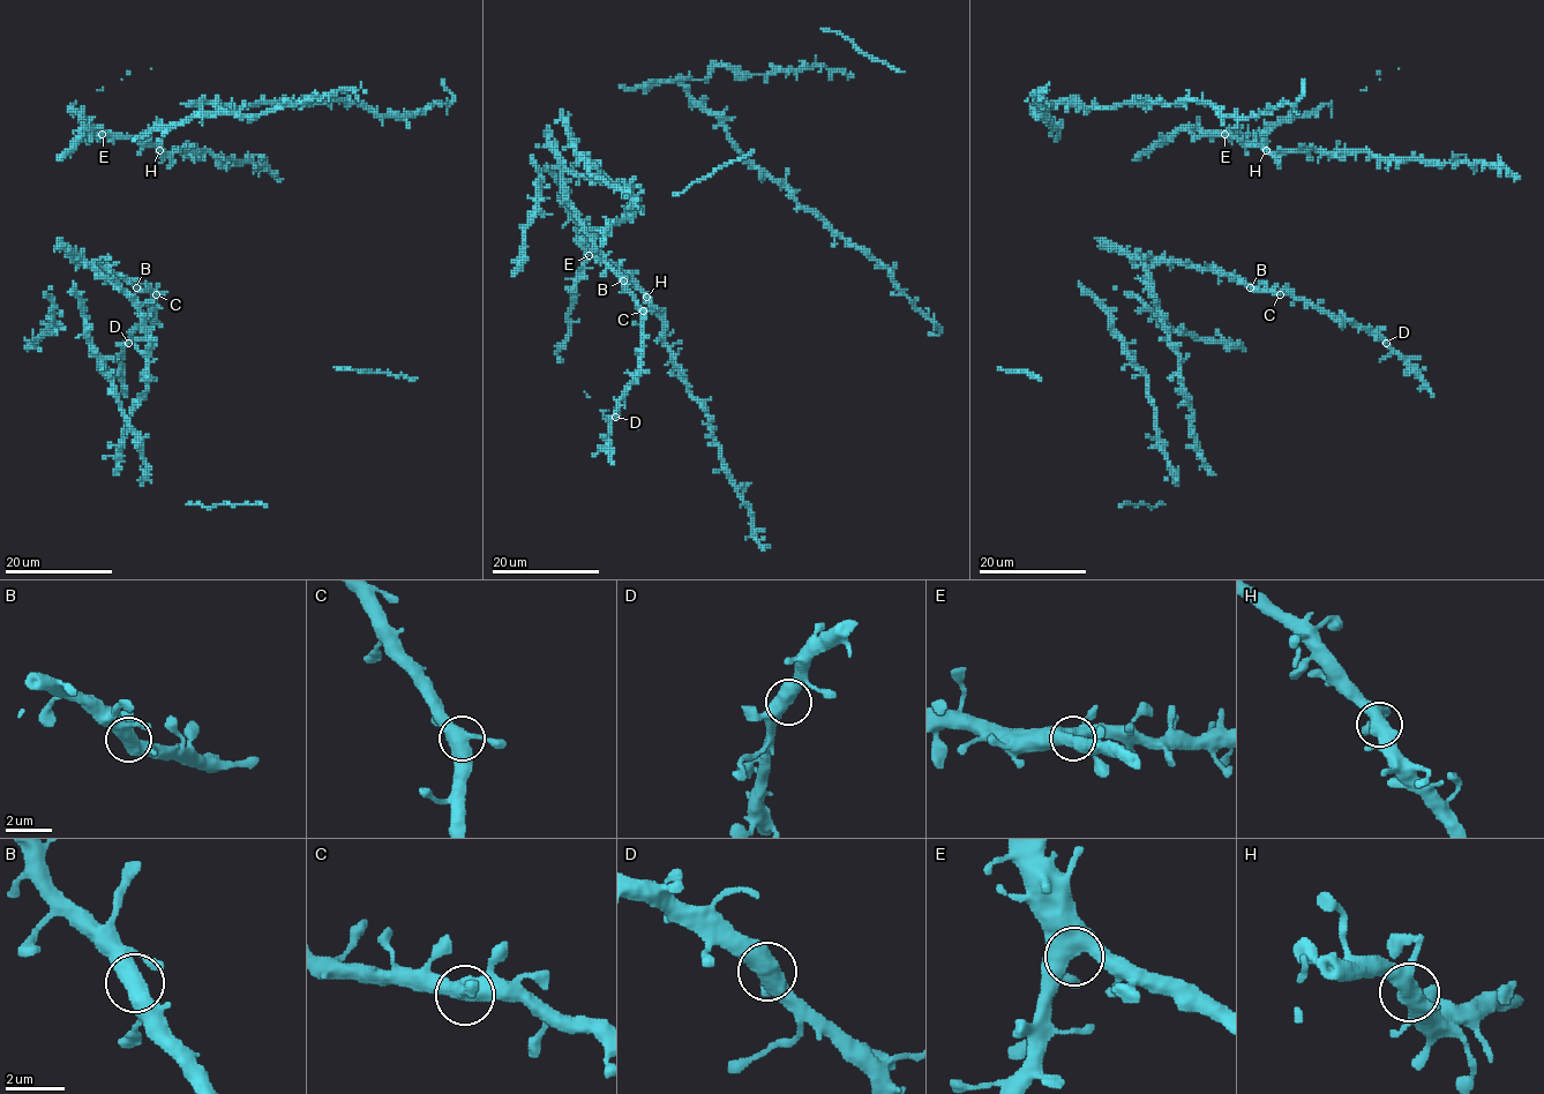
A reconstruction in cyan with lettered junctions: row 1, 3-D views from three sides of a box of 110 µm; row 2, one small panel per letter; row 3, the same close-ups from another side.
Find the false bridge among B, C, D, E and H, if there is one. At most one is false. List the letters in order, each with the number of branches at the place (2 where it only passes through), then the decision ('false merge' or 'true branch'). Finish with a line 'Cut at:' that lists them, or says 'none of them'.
B: 2 | true branch
C: 3 | true branch
D: 2 | true branch
E: 3 | true branch
H: 2 | true branch
Cut at: none of them

